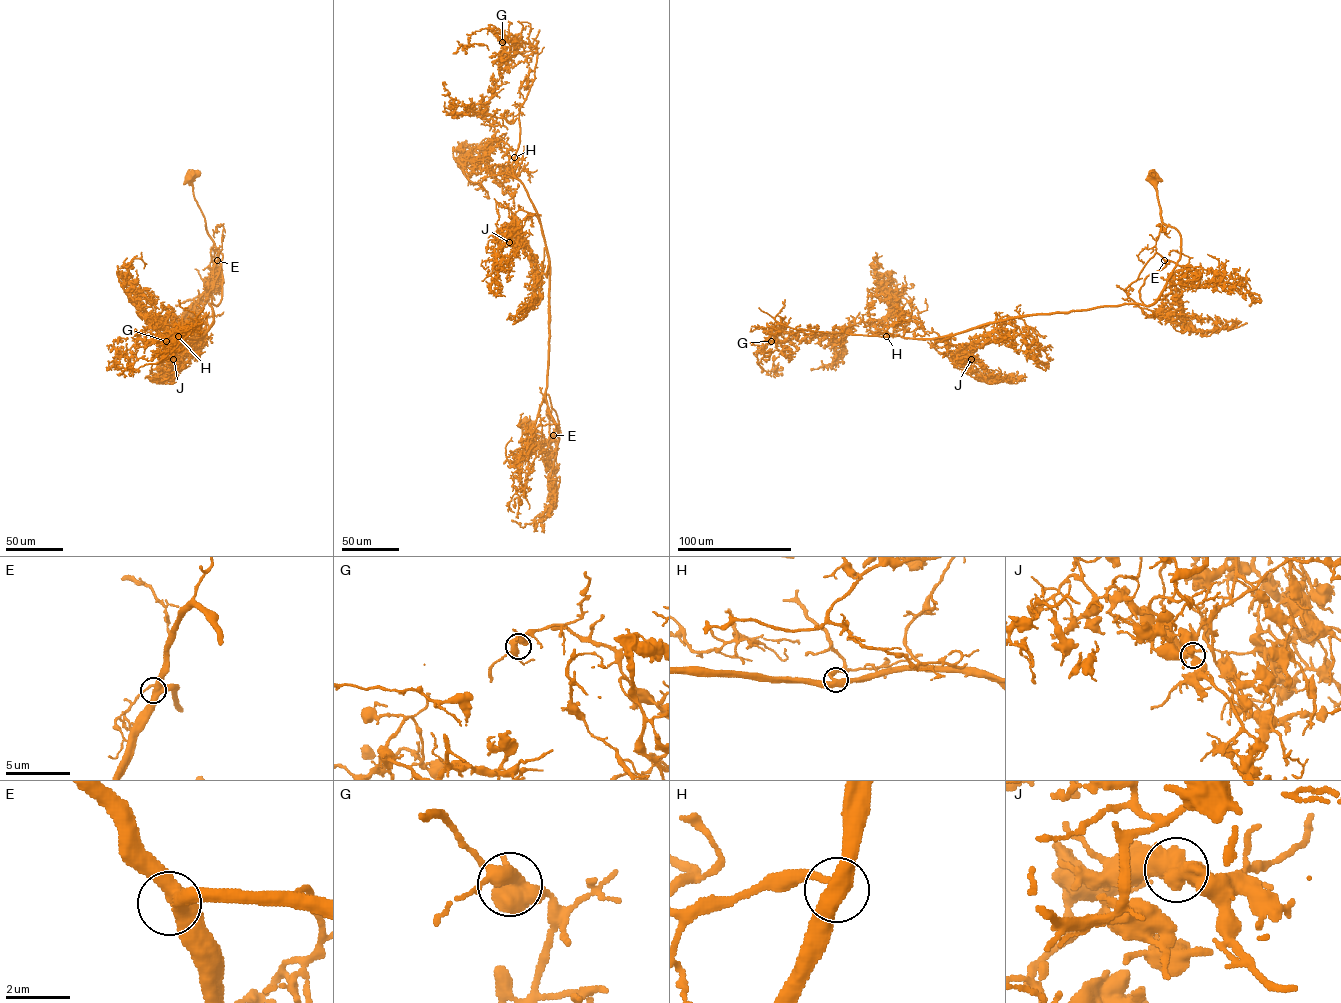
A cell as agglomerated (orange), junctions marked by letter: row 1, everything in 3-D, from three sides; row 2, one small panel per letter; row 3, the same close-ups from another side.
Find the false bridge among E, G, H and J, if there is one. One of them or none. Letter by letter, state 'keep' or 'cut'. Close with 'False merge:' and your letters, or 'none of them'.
E: keep
G: keep
H: keep
J: keep
False merge: none of them

